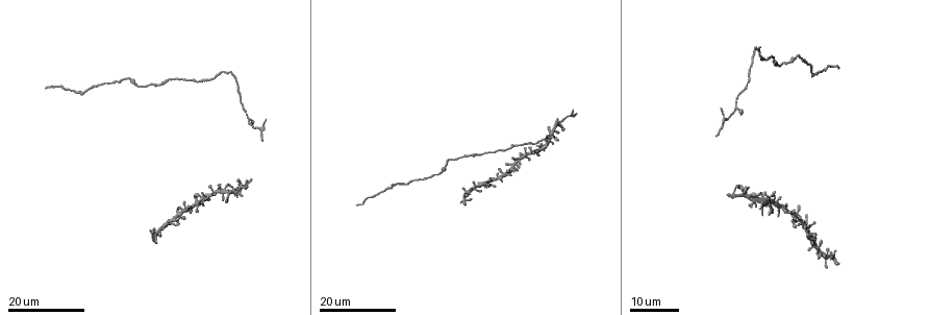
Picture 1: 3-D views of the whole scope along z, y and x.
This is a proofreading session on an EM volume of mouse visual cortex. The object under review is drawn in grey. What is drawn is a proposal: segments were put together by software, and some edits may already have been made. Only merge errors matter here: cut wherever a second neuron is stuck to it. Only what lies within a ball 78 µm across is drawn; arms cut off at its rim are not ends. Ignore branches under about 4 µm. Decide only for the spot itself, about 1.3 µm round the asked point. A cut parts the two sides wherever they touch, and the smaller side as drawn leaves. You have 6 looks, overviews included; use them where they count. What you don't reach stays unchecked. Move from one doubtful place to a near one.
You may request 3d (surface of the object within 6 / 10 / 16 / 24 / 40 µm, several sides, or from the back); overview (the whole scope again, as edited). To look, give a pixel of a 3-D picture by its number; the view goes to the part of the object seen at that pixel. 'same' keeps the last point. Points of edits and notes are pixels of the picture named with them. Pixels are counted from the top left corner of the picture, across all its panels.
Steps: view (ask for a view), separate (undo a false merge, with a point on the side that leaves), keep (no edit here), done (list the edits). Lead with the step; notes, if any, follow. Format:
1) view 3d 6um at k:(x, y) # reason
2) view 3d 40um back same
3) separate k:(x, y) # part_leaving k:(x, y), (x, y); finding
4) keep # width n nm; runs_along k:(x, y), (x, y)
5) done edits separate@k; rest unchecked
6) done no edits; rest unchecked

view 3d 16um at 1:(796, 56) # calibre changes

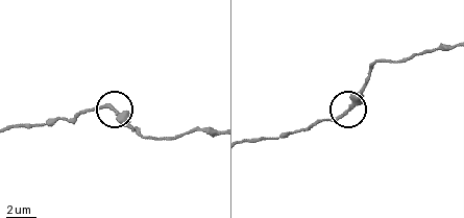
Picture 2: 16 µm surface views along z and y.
view 3d 10um at 2:(347, 110) # zoom in

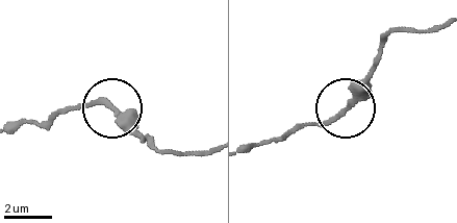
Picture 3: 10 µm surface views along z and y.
keep # runs_along 3:(441, 24), (394, 31), (352, 101), (295, 129); continuous, no second neuron

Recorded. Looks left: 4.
view 3d 24um at 1:(479, 153) # calibre changes

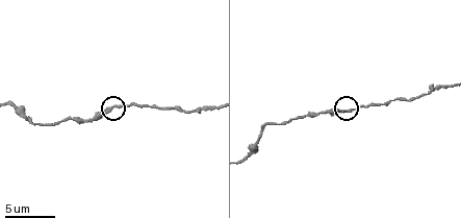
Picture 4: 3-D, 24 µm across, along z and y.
view 3d 6um at 4:(112, 107)

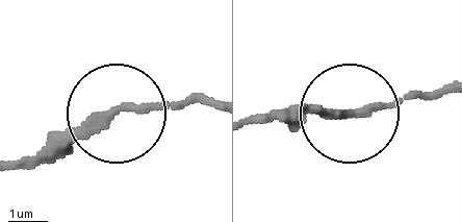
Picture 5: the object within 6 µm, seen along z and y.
keep # runs_along 5:(209, 105), (139, 105), (90, 119), (44, 162); one neuron here

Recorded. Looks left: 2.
view 3d 24um at 1:(734, 109) # three-way junction

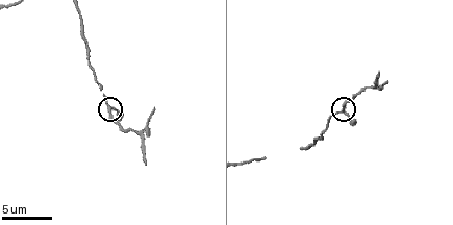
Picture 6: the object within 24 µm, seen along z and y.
view 3d 6um at 6:(109, 107)

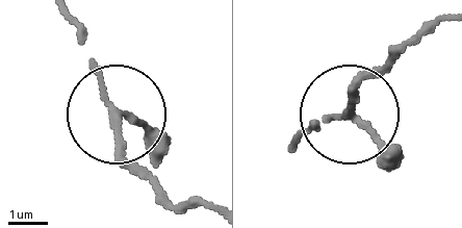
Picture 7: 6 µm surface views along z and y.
keep # runs_along 7:(297, 144), (347, 114), (386, 48); all the same neuron

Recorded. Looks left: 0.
done no edits; rest unchecked

